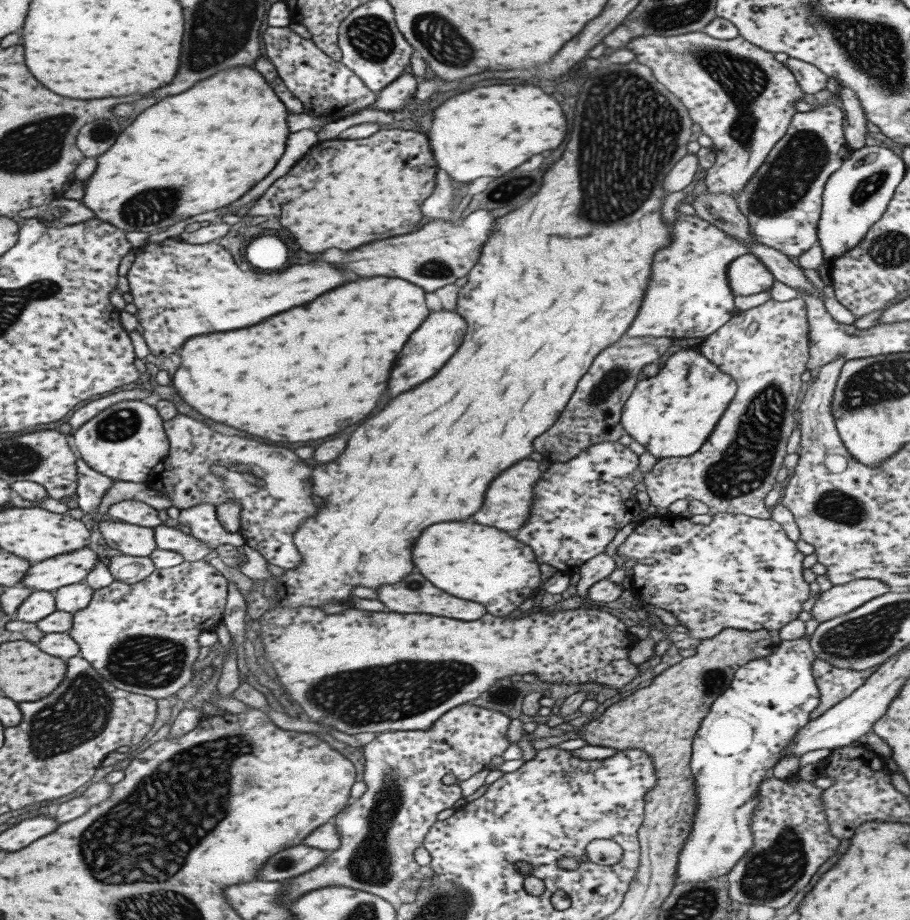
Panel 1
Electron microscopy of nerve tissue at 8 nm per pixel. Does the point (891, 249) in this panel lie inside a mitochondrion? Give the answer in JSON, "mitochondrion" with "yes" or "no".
{"mitochondrion":"yes"}

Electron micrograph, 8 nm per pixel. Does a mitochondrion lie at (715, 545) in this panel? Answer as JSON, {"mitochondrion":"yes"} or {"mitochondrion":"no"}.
{"mitochondrion":"no"}

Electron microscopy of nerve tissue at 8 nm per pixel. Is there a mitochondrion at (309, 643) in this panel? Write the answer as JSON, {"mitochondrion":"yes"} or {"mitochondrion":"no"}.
{"mitochondrion":"no"}

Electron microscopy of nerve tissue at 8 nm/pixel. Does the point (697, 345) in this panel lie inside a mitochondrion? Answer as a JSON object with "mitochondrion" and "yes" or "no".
{"mitochondrion":"no"}

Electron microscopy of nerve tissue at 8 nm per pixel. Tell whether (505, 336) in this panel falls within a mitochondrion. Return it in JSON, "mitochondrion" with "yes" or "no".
{"mitochondrion":"no"}

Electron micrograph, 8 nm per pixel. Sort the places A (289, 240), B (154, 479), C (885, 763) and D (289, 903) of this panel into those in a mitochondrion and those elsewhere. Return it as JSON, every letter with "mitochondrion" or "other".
{"A":"other","B":"other","C":"other","D":"other"}

